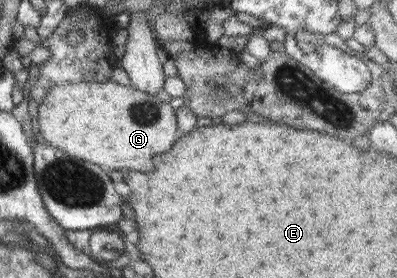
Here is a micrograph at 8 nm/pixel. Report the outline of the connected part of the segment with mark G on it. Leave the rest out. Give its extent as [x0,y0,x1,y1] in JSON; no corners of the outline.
[38,82,185,171]

